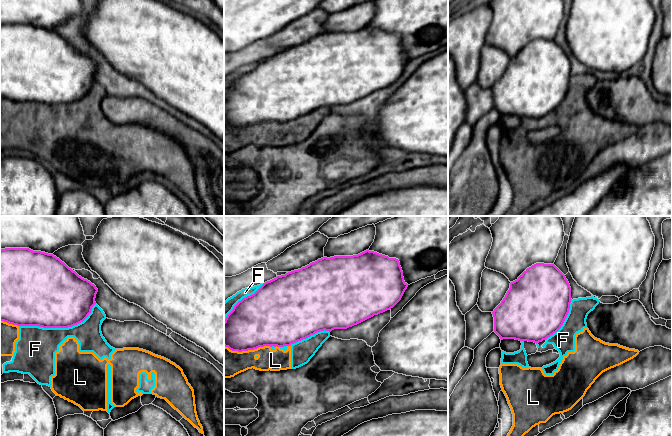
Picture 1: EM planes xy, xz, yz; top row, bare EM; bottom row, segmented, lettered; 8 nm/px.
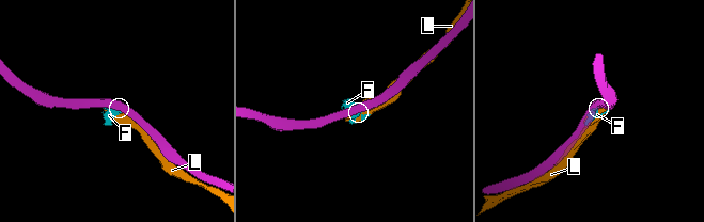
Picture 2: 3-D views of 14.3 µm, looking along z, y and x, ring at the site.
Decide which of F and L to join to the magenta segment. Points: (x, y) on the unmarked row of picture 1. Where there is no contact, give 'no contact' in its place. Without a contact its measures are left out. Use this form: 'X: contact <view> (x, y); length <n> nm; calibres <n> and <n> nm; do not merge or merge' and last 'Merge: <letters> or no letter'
F: contact xy (59, 103); length 650 nm; calibres 500 and 320 nm; do not merge
L: contact xz (247, 126); length 380 nm; calibres 420 and 240 nm; do not merge
Merge: no letter

